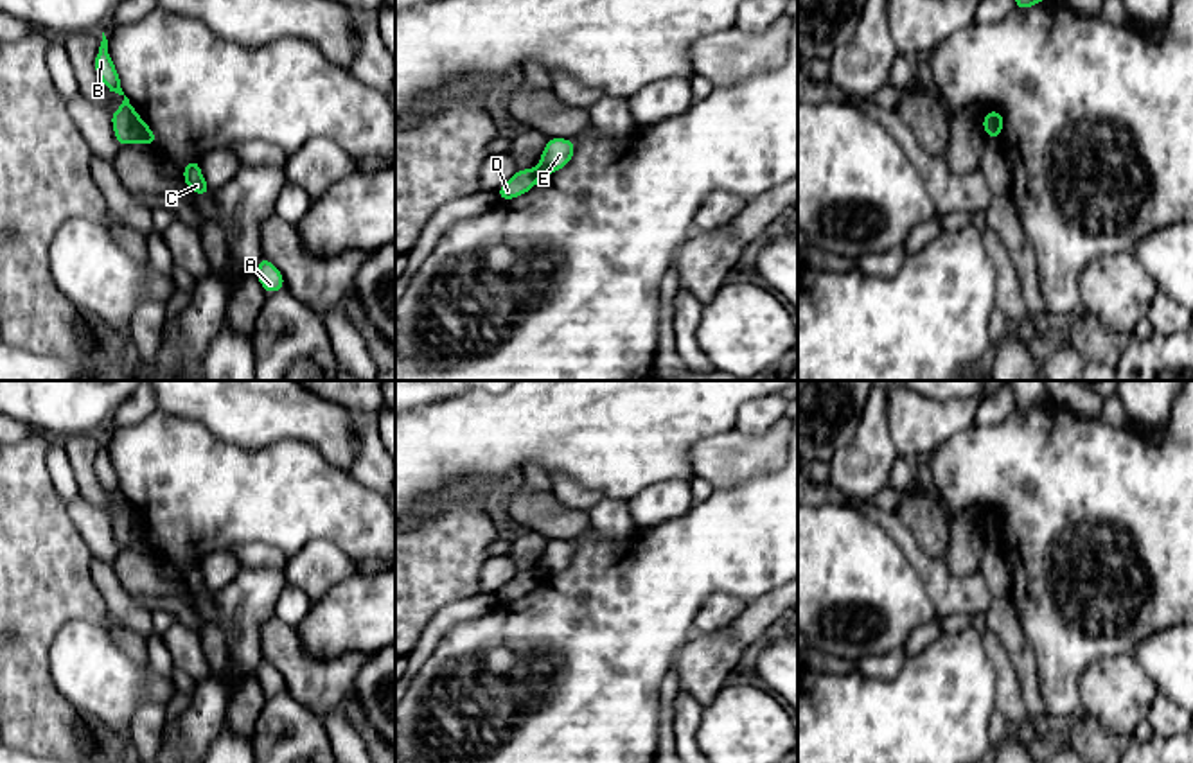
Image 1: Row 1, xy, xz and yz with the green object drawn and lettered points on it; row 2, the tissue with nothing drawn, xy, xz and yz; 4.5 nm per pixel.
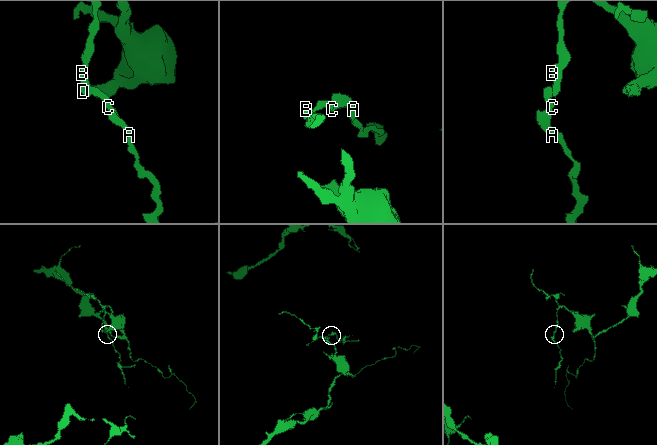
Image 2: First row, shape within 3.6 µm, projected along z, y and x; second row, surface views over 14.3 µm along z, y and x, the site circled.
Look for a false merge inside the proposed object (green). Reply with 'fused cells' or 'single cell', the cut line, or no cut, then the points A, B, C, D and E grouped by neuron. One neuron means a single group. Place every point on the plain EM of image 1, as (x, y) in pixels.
fused cells; cut in xy along (139, 519), (135, 543); A C E / B D

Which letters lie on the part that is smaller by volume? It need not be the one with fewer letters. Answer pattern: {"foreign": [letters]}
{"foreign": ["A", "C", "E"]}

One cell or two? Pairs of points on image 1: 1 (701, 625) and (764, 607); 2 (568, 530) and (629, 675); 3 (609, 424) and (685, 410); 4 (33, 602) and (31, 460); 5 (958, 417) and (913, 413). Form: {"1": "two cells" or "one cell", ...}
{"1": "two cells", "2": "two cells", "3": "one cell", "4": "one cell", "5": "one cell"}

